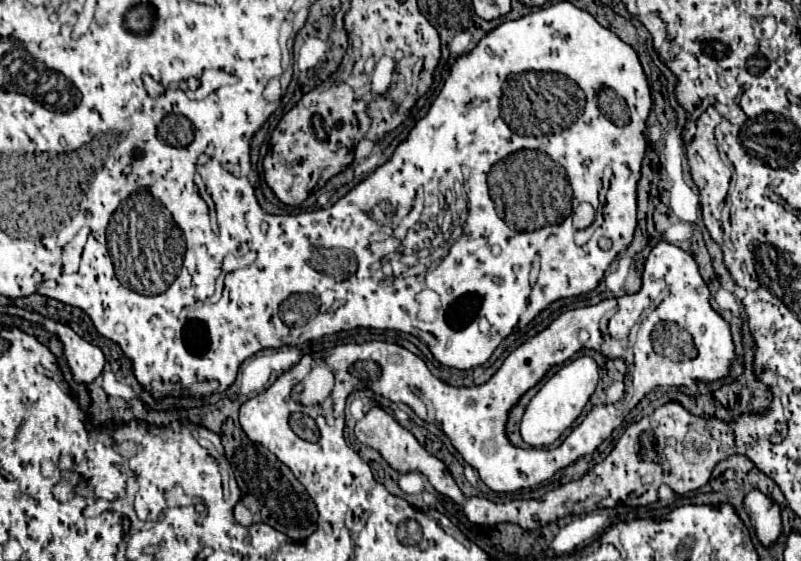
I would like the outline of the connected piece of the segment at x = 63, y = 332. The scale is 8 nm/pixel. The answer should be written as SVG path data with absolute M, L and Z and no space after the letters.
M41 316L35 318L35 324L39 324L49 330L54 336L59 336L63 346L65 346L65 358L67 358L67 364L73 372L73 378L77 382L93 382L103 366L105 366L105 354L101 352L99 346L95 344L89 344L87 340L83 340L81 336L77 336L69 326L65 326L64 323L54 321L49 318Z

